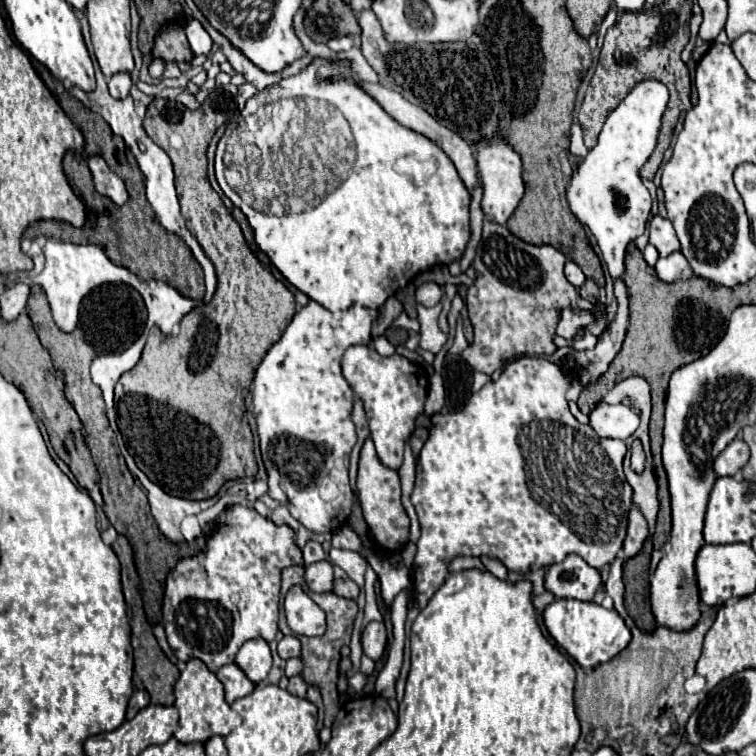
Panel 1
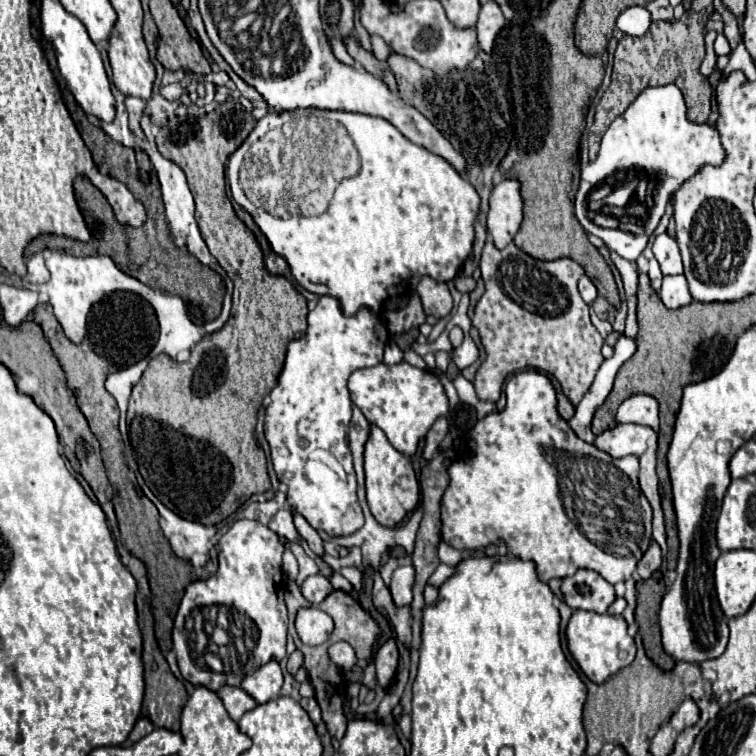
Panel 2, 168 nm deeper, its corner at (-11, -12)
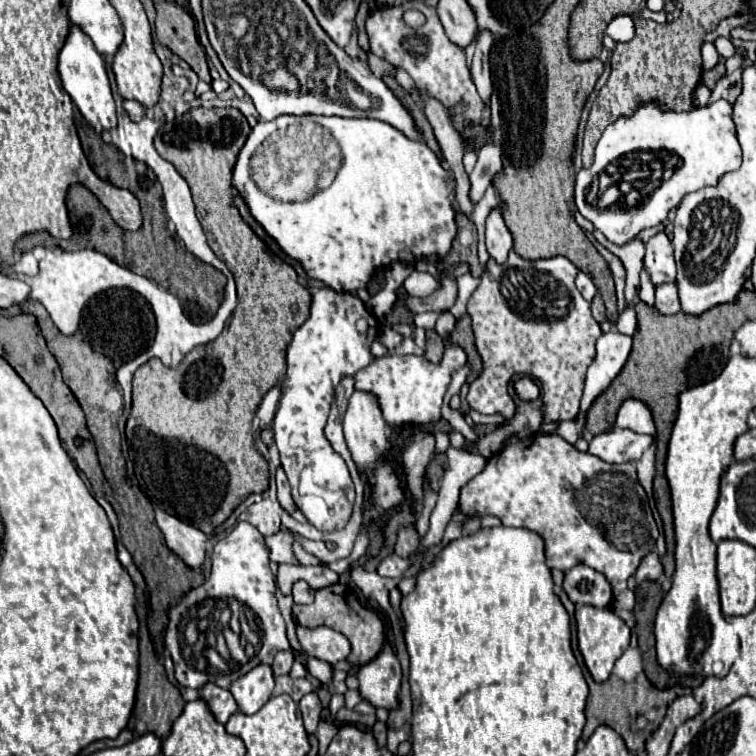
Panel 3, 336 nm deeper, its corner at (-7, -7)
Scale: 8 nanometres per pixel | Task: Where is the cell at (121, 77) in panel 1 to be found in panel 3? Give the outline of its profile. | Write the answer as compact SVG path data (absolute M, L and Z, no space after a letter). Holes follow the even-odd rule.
M124 101L124 109L132 121L140 121L144 117L144 107L138 101Z

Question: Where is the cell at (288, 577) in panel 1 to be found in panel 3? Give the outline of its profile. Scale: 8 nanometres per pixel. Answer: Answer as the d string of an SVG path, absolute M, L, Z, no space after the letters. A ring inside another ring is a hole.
M336 583L336 585L330 585L330 587L318 589L316 601L312 605L296 605L294 603L292 613L294 613L296 623L306 627L306 629L330 627L330 629L336 629L342 635L346 635L350 645L352 645L350 661L354 665L364 665L364 663L372 661L384 645L384 623L382 623L382 619L374 611L362 607L360 601L356 599L356 595L346 585Z

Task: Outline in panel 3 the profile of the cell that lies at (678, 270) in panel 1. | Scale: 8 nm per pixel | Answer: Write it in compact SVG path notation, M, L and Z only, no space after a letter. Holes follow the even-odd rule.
M662 283L656 287L656 309L664 315L674 315L680 311L676 283Z

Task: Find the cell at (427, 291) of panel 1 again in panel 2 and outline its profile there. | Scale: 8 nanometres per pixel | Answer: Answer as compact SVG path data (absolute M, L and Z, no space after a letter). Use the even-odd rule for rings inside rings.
M424 276L424 280L420 280L420 284L416 286L424 312L428 316L436 316L436 318L444 318L450 314L452 310L452 296L450 290L444 282L432 280L430 276Z

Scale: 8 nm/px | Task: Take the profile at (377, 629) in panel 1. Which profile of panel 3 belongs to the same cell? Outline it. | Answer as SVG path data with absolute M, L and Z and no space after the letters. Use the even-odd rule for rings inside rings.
M384 645L376 659L368 661L358 671L360 693L376 707L396 707L396 695L400 689L400 661L396 659L390 645Z

